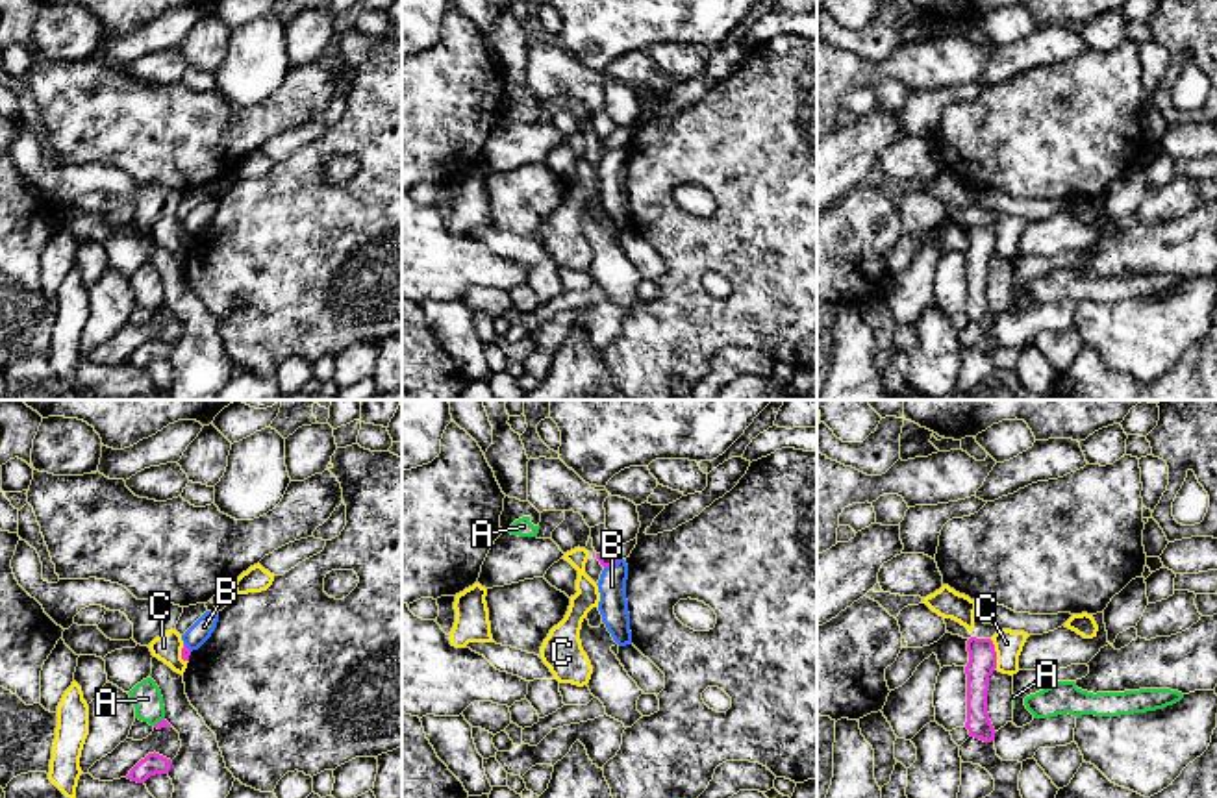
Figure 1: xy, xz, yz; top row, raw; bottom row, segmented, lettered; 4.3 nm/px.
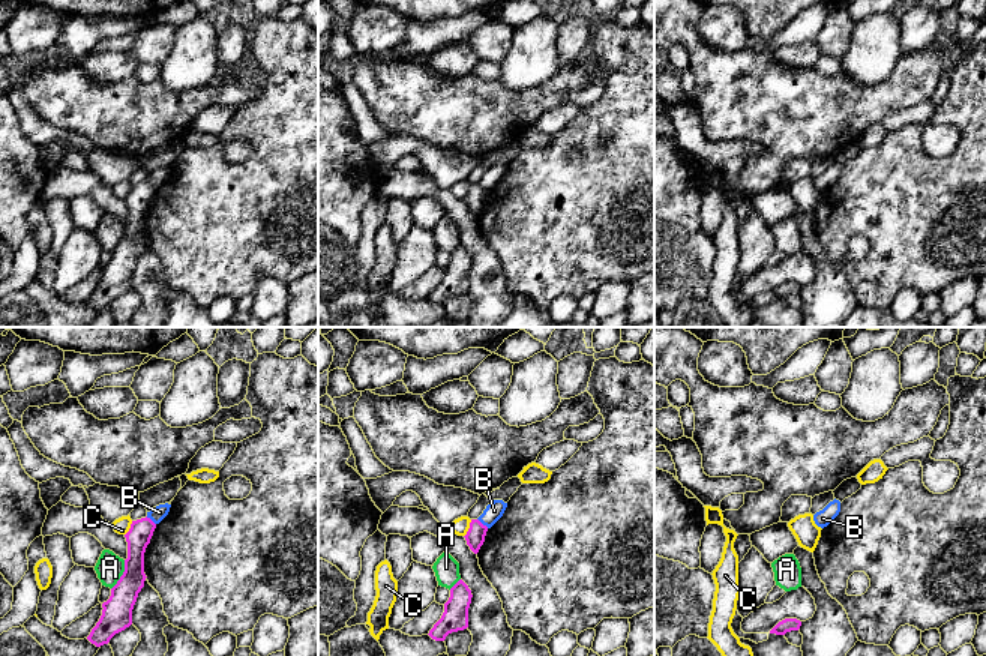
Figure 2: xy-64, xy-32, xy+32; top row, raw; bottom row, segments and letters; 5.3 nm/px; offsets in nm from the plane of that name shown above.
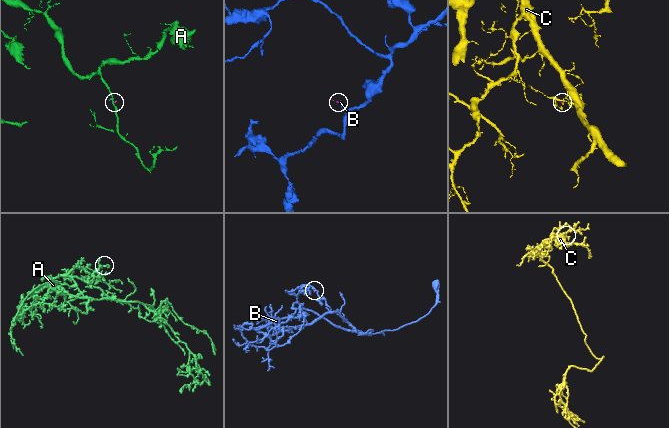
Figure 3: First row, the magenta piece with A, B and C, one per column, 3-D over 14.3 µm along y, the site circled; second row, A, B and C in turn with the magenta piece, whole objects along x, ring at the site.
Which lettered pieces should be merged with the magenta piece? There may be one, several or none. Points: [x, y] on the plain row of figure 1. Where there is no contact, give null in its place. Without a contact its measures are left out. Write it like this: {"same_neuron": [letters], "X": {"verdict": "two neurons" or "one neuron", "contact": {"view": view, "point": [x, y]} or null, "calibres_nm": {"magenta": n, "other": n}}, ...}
{"same_neuron": [], "A": {"verdict": "two neurons", "contact": {"view": "xy", "point": [158, 308]}, "calibres_nm": {"magenta": 40, "other": 130}}, "B": {"verdict": "two neurons", "contact": {"view": "xz", "point": [612, 149]}, "calibres_nm": {"magenta": 60, "other": 130}}, "C": {"verdict": "two neurons", "contact": {"view": "yz", "point": [995, 239]}, "calibres_nm": {"magenta": 130, "other": 130}}}

